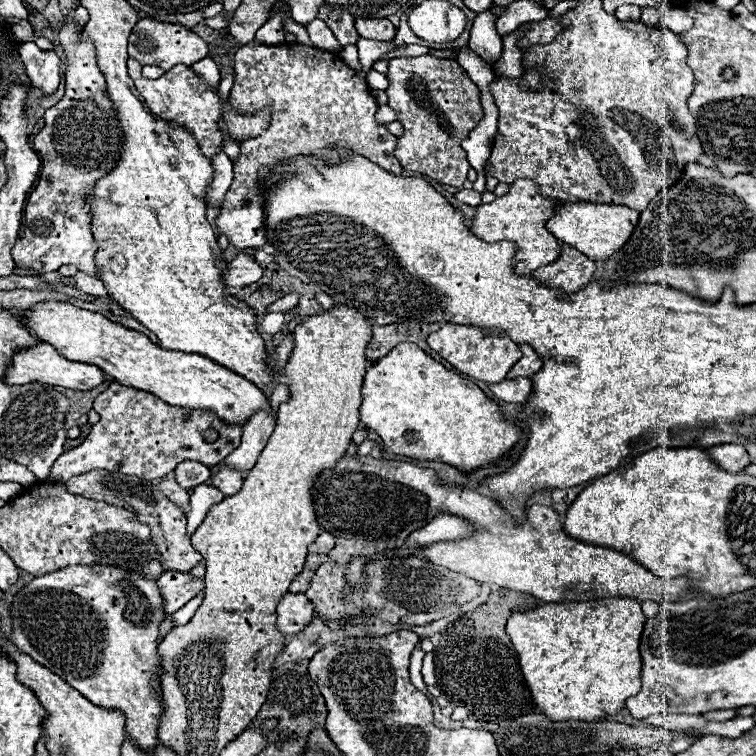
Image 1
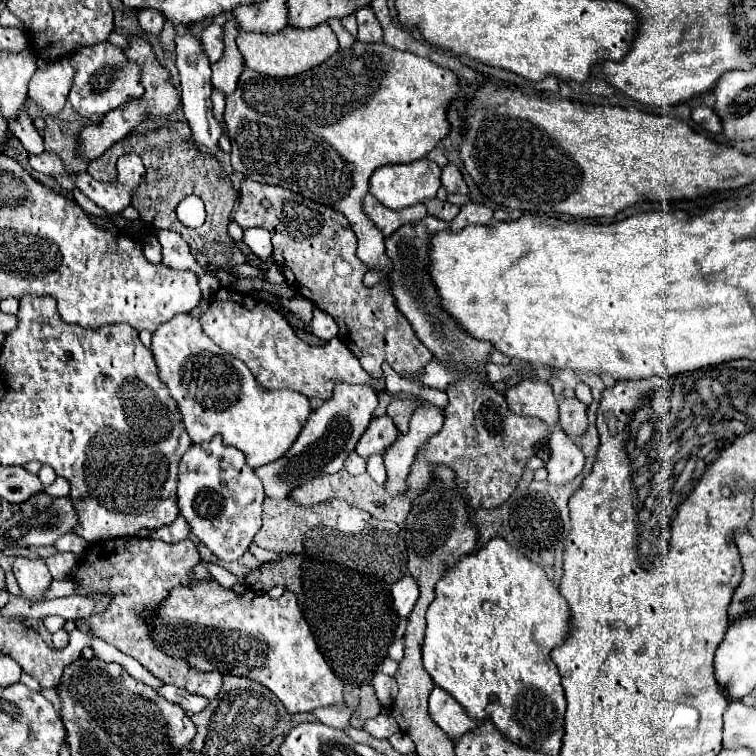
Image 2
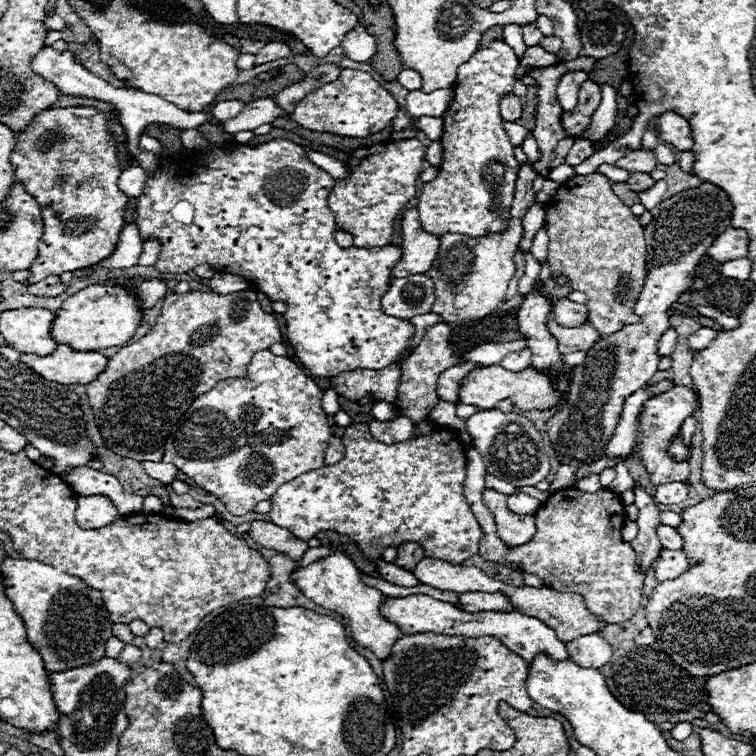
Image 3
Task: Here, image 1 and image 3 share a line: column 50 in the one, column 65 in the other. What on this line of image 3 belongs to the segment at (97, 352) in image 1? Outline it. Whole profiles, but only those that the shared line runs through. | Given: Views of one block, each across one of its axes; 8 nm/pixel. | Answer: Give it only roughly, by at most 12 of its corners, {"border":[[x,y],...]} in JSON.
{"border":[[88,286],[50,334],[76,352],[124,346],[142,314],[130,292]]}

